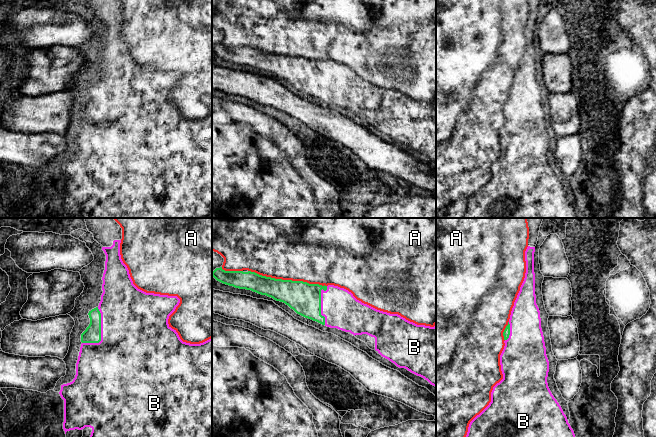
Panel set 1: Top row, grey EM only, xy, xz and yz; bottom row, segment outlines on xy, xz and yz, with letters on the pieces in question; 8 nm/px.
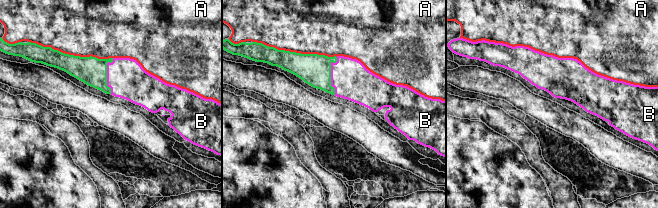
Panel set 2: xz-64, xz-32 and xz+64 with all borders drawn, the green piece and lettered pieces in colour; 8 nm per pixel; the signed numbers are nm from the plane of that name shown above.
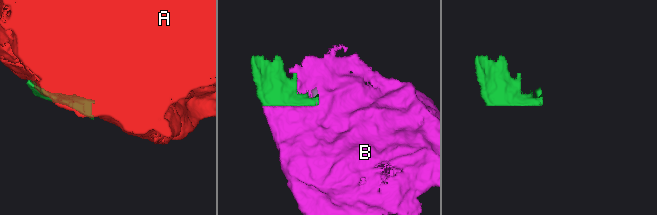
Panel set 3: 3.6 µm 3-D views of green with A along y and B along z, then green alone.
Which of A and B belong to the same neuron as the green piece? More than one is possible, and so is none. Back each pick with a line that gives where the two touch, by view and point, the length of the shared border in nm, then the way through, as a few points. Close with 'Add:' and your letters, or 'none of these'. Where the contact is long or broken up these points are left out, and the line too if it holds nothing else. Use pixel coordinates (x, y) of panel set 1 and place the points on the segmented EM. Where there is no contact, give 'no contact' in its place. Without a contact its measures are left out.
B: meets green in xy at (100, 333); contact 320 nm long
Add: B

